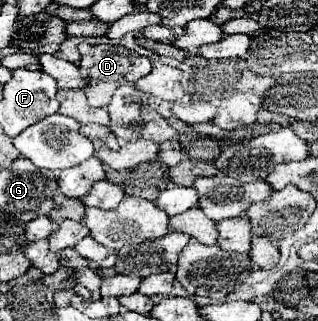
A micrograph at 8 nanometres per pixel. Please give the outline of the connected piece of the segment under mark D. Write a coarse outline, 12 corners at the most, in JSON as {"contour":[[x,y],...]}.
{"contour":[[80,46],[90,106],[152,72],[152,60],[124,46]]}

